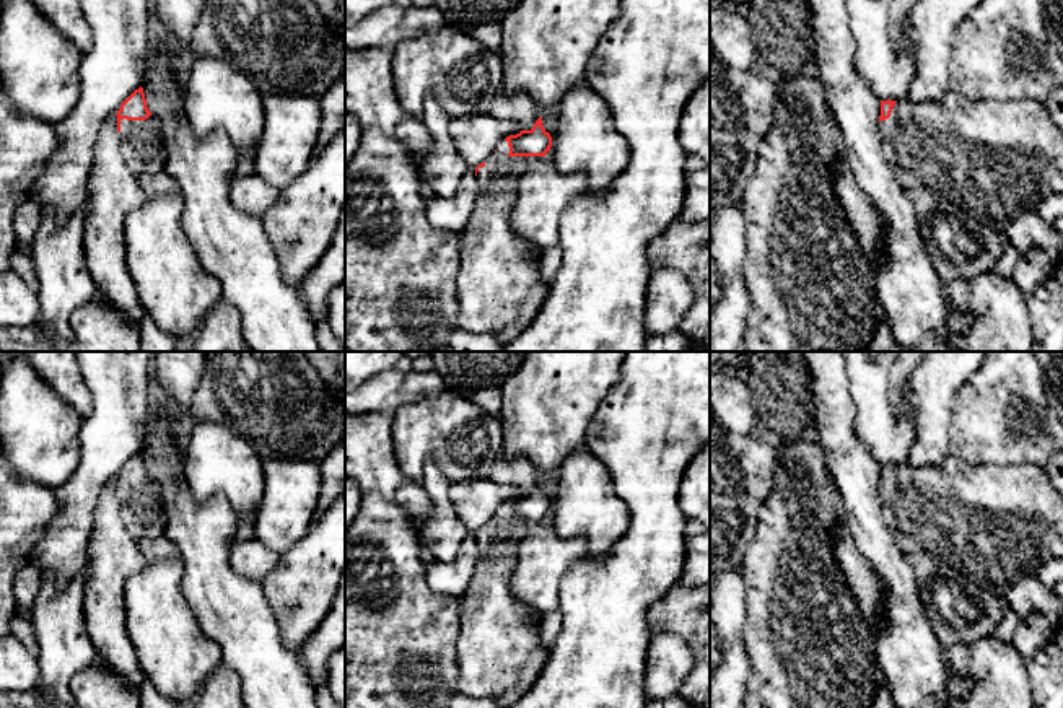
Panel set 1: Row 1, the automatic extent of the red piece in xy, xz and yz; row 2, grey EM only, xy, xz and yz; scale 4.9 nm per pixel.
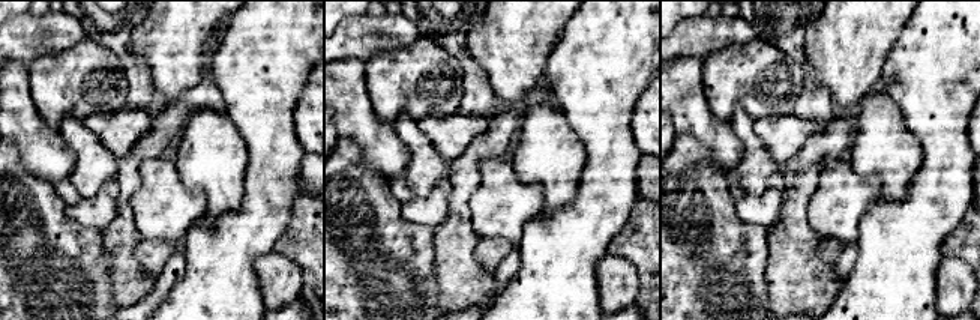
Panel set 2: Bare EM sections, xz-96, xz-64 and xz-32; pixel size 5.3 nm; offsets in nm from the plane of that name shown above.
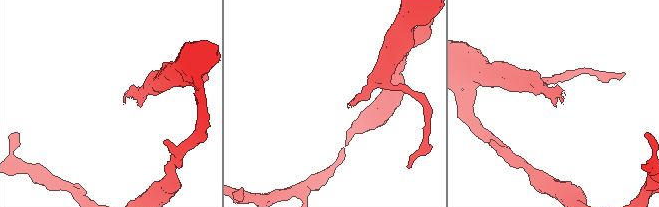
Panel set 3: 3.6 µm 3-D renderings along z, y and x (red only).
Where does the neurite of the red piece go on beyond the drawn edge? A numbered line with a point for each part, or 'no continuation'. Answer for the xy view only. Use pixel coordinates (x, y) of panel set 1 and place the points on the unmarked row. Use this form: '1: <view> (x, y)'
1: xy (144, 513)

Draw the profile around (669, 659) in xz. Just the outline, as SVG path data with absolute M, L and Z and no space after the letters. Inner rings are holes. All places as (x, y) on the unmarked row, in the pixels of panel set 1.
M674 633L651 635L646 649L646 700L664 700L682 692L693 667L693 654L685 640Z

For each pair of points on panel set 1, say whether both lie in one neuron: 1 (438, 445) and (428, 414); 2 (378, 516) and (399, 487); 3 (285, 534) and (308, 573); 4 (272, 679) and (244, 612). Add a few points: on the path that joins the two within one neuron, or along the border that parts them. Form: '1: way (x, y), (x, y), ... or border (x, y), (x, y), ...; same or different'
1: way (438, 437), (428, 422); same
2: border (362, 492), (376, 492), (394, 502), (415, 529); different
3: border (314, 515), (310, 528), (280, 554); different
4: way (262, 663), (244, 629); same

